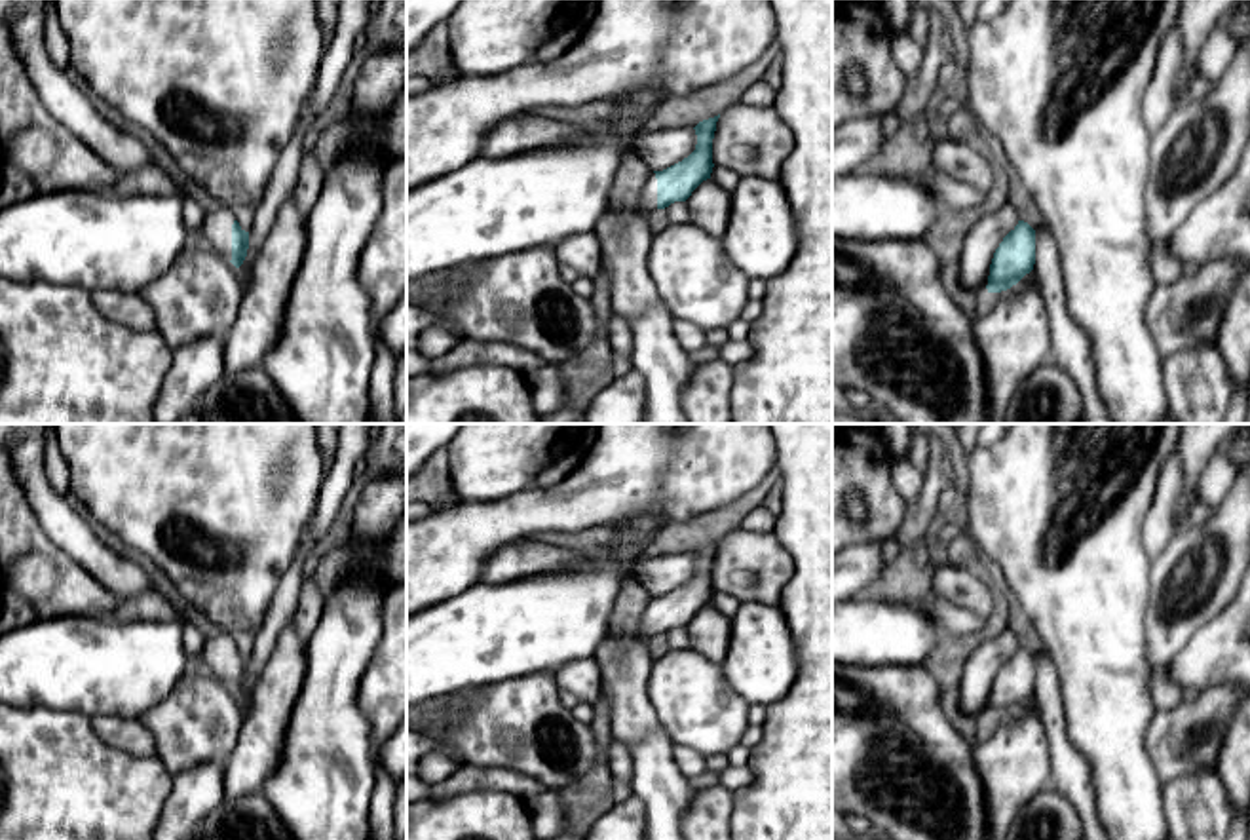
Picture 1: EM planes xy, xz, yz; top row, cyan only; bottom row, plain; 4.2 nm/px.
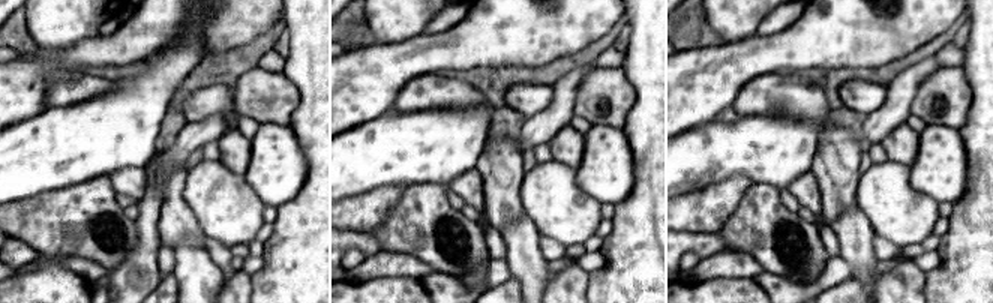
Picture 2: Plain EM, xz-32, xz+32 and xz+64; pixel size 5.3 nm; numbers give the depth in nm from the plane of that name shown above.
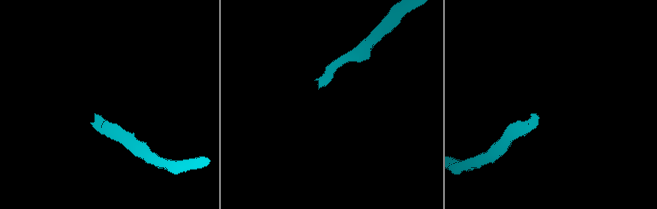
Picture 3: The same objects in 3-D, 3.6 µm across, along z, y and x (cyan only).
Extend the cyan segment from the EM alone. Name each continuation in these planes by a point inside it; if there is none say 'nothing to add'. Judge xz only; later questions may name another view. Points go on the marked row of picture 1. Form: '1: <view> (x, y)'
1: xz (644, 192)

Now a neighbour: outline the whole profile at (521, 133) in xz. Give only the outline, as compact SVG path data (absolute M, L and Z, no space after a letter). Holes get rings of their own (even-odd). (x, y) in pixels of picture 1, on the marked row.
M534 112L505 118L483 141L481 156L505 158L576 141L581 127Z

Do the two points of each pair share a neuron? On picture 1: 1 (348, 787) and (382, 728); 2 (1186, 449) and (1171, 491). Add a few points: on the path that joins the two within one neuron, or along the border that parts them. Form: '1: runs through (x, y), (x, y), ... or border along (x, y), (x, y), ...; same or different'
1: border along (358, 704), (369, 723), (375, 764); different
2: border along (1174, 453), (1182, 481), (1182, 496), (1176, 506); different

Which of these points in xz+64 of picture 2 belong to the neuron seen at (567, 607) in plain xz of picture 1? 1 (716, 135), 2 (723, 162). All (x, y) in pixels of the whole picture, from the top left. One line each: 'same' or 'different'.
1: same
2: same

